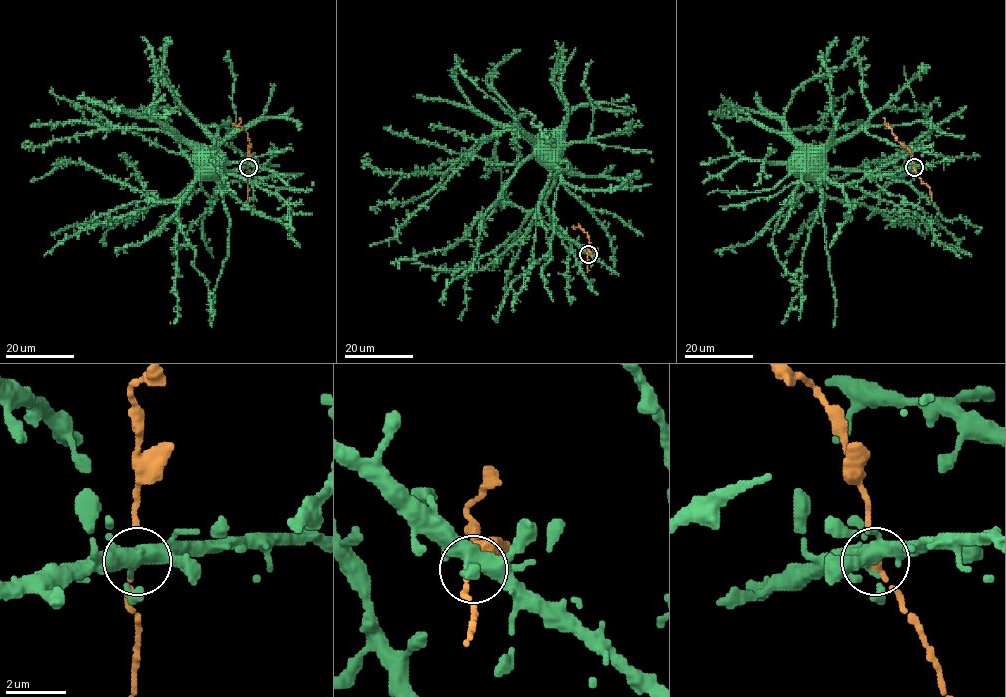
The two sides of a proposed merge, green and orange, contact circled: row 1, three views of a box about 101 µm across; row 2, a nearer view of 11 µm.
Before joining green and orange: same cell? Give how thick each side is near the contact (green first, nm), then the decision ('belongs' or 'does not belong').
360/200 nm | belongs

